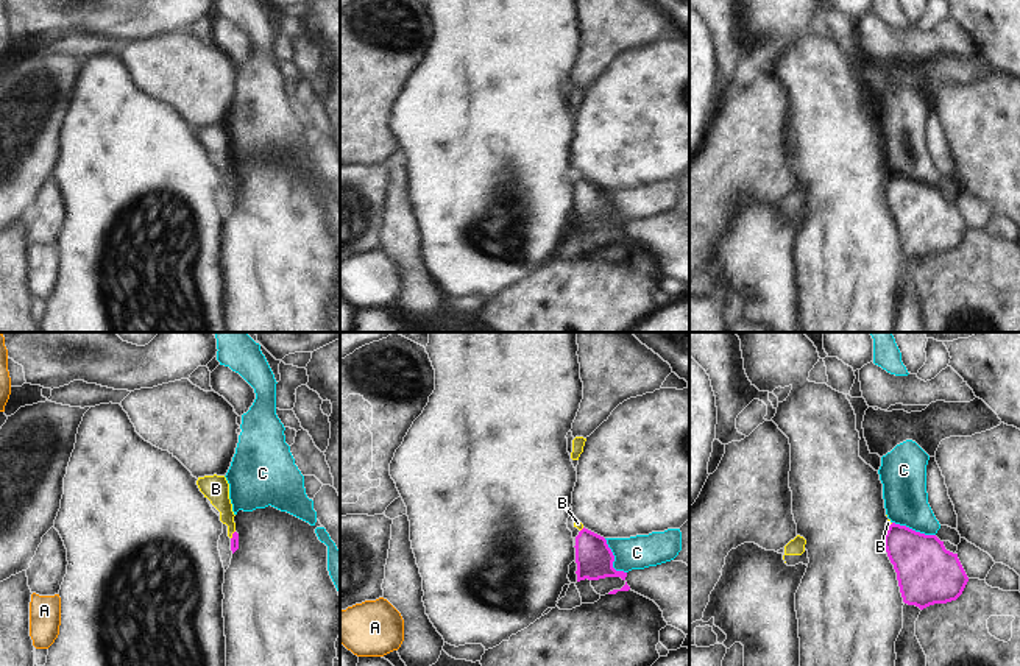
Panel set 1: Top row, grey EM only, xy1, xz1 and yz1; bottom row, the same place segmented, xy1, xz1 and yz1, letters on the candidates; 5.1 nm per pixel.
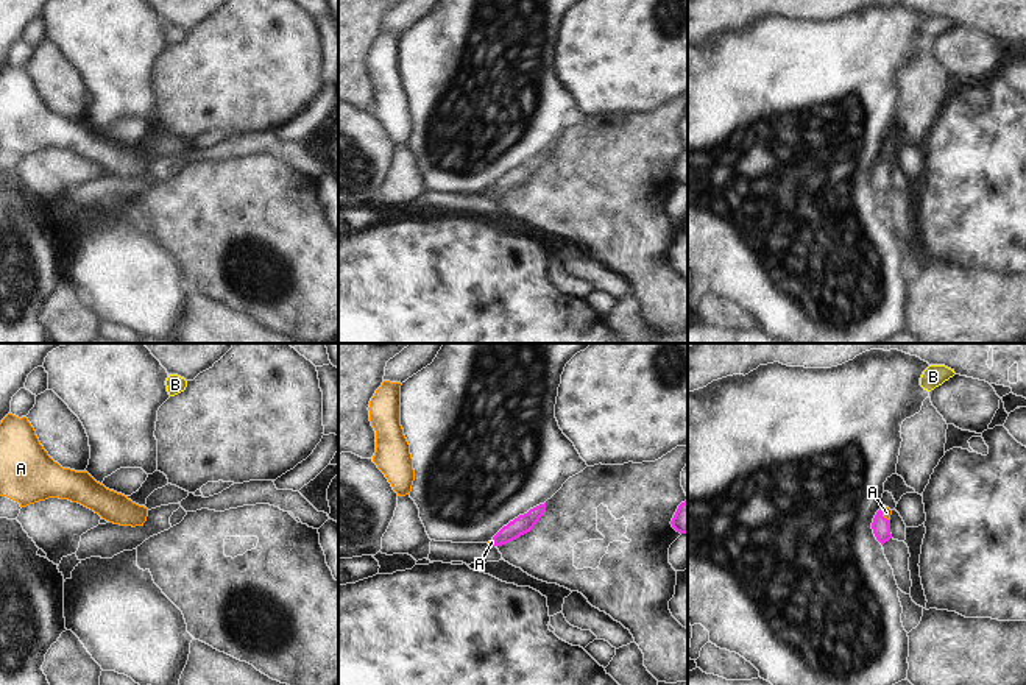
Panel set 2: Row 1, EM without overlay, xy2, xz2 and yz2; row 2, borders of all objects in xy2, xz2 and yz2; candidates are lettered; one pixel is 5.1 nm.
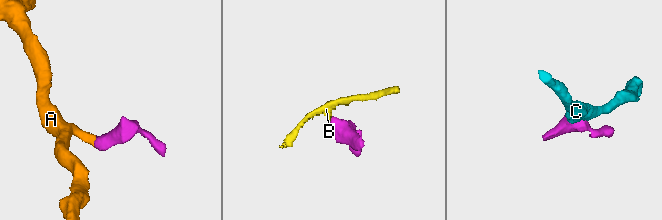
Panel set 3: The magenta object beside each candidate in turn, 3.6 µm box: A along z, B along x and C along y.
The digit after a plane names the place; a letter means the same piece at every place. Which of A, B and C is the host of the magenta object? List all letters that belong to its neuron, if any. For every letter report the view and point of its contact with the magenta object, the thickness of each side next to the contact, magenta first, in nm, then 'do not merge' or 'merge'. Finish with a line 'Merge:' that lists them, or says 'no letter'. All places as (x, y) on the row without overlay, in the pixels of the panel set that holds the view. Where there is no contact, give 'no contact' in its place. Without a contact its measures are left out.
A: yz2 (881, 164) | 100/50 nm | merge
B: yz1 (888, 180) | 280/20 nm | do not merge
C: yz1 (914, 181) | 320/220 nm | do not merge
Merge: A

